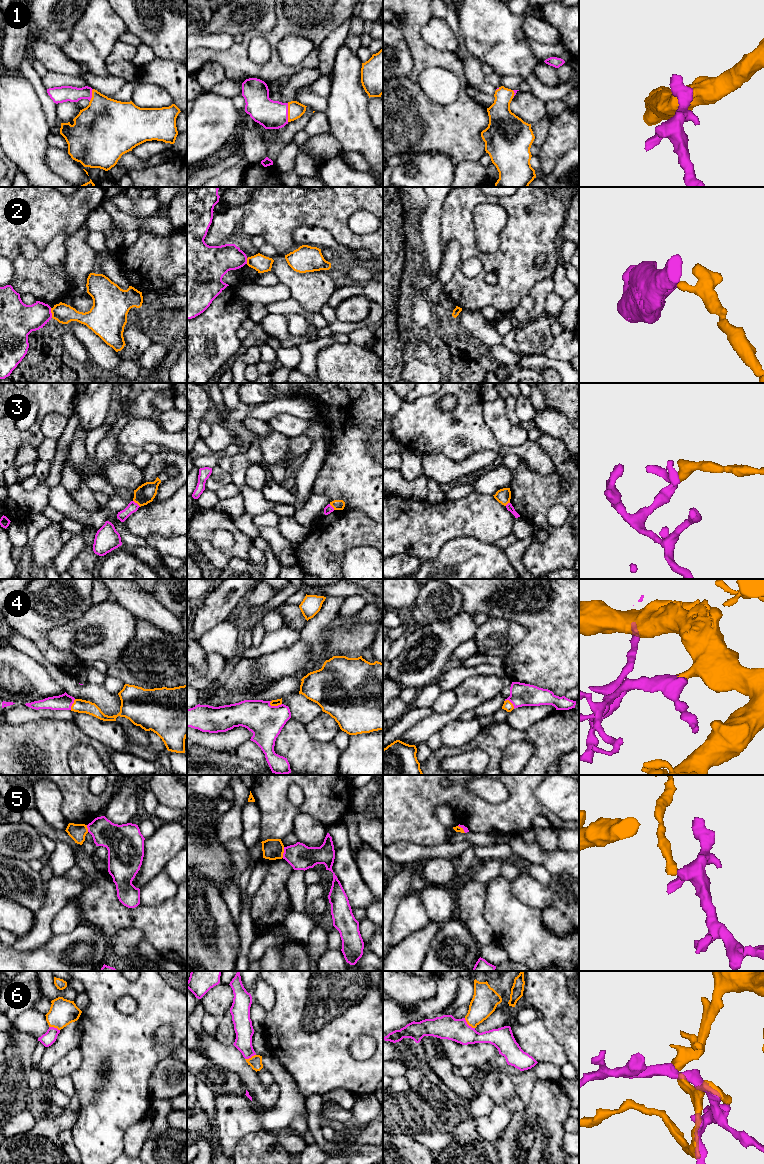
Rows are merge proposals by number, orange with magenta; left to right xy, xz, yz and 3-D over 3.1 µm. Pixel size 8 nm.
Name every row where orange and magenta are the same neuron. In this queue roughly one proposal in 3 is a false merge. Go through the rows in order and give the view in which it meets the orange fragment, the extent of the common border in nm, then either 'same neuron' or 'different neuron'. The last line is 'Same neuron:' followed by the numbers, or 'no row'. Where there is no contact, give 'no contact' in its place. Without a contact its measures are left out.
1: meets orange in xz; contact 150 nm long; same neuron
2: meets orange in xy; contact 80 nm long; different neuron
3: meets orange in xy; contact 80 nm long; different neuron
4: meets orange in xz; contact 110 nm long; same neuron
5: meets orange in xz; contact 90 nm long; different neuron
6: meets orange in yz; contact 120 nm long; same neuron
Same neuron: 1, 4, 6

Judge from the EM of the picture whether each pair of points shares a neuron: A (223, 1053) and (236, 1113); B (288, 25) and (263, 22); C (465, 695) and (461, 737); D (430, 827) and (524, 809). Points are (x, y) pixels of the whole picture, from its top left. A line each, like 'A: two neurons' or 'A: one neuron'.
A: two neurons
B: two neurons
C: two neurons
D: one neuron

